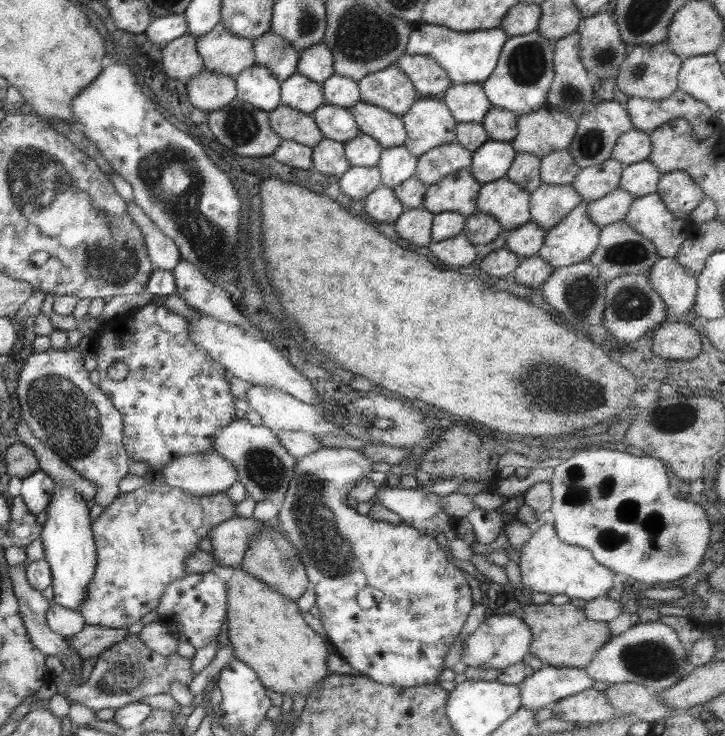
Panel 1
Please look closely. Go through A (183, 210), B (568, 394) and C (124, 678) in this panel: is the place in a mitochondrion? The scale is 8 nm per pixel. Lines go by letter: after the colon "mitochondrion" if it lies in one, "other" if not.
A: mitochondrion
B: mitochondrion
C: mitochondrion

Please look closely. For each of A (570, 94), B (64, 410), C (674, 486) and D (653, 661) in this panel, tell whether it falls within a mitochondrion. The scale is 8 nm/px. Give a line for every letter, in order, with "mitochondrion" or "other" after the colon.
A: mitochondrion
B: mitochondrion
C: other
D: mitochondrion

